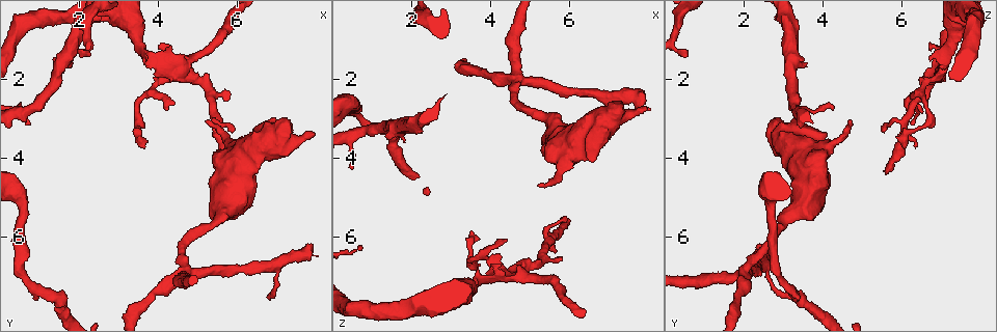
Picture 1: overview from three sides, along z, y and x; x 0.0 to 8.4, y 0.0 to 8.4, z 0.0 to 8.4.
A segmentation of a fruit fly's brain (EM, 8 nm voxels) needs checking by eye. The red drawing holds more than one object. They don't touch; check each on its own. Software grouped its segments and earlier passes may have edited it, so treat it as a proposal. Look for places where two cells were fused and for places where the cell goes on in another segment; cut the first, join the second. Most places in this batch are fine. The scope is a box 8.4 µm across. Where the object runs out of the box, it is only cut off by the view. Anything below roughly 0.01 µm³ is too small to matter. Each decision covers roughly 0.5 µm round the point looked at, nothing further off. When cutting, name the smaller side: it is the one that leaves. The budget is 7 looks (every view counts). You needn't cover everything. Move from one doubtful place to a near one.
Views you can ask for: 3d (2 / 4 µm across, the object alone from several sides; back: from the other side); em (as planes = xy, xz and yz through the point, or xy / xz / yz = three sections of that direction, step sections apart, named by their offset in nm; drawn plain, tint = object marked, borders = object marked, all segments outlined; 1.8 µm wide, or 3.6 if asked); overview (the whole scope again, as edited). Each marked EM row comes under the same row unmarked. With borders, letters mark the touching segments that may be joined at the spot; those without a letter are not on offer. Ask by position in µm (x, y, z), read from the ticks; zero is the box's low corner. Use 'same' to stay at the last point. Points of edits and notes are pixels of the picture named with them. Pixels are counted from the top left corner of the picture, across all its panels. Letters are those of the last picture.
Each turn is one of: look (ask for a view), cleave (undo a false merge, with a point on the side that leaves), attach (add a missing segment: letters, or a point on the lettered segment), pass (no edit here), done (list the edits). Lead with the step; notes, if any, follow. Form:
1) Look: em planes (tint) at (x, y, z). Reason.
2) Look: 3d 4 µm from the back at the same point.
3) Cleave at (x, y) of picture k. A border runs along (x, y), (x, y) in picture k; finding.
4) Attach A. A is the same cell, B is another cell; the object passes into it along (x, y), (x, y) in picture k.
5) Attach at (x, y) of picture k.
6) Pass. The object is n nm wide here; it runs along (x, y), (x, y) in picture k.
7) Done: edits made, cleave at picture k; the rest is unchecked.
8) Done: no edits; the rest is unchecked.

Look: em planes (borders) at (5.80, 2.30, 6.60). An open end.

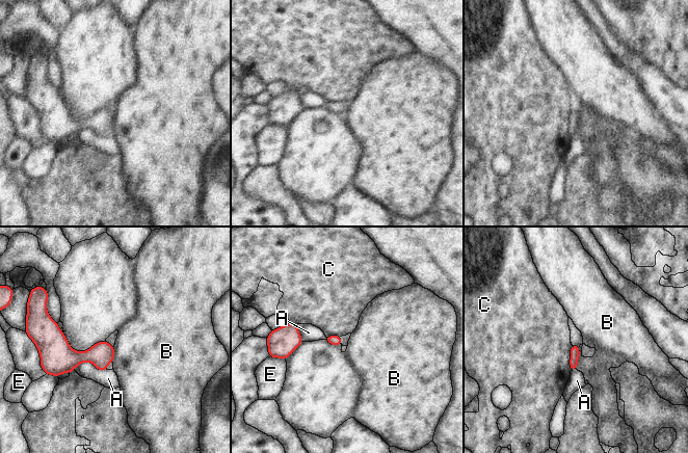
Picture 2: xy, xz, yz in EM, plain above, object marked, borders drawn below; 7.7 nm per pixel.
Pass. The longest contact is with B, 340 nm; A, B, C and E are other cells; none of them fits.

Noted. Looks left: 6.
Look: 3d 2 µm at (5.25, 3.05, 4.65). An open end.

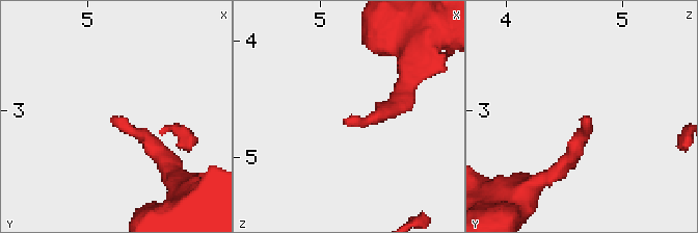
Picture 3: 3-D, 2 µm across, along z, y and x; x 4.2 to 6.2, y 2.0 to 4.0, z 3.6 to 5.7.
Look: em planes (borders) at (5.20, 3.06, 4.70). Need the tissue.

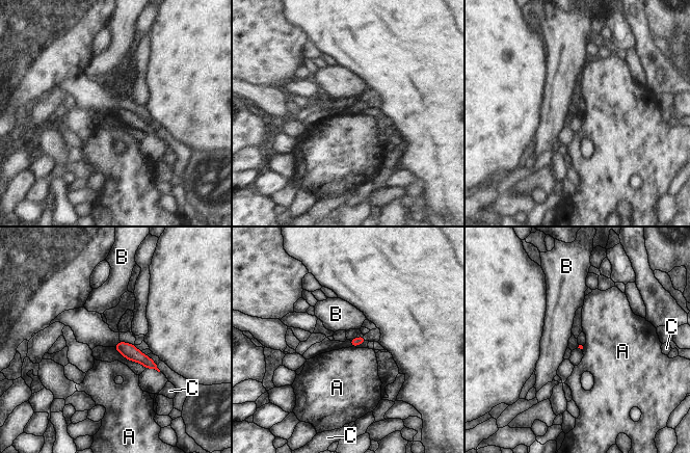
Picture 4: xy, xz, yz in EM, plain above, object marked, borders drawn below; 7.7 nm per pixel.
Pass. The longest contact is with A, 40 nm; A, B and C are other cells; it runs along (118, 346), (153, 366) in picture 4; no lettered segment goes on from it.

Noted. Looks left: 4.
Look: em xy step 16 (tint) at (4.70, 6.80, 2.00). Sharp bend.

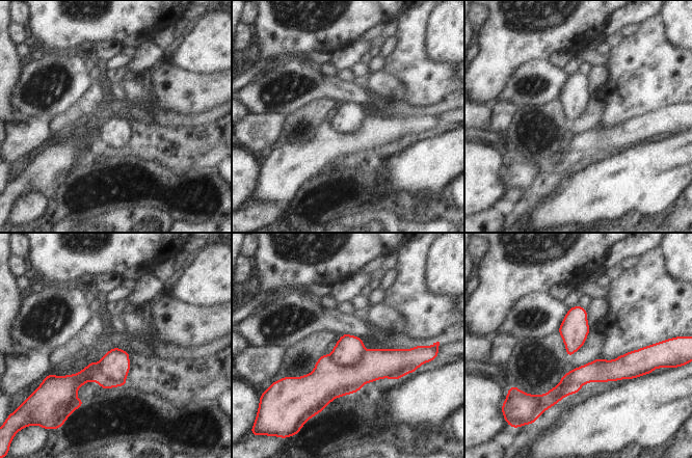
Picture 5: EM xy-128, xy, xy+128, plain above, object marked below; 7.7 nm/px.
Look: em xy step 16 (borders) at the same point. What lies round it.

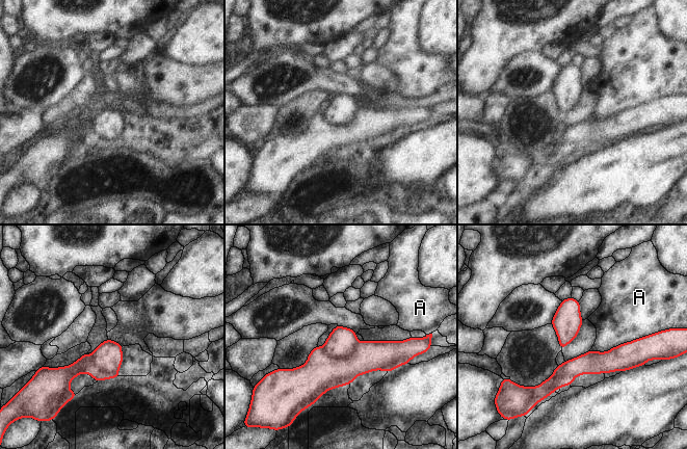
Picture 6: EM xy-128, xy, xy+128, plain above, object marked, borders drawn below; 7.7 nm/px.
Cleave at (321, 372) of picture 6. The object is 150 nm wide here; the longest contact is with A, 440 nm; A is another cell; a second cell is stuck on.

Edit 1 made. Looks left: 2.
Done: edits made, cleave at picture 6; the rest is unchecked.

